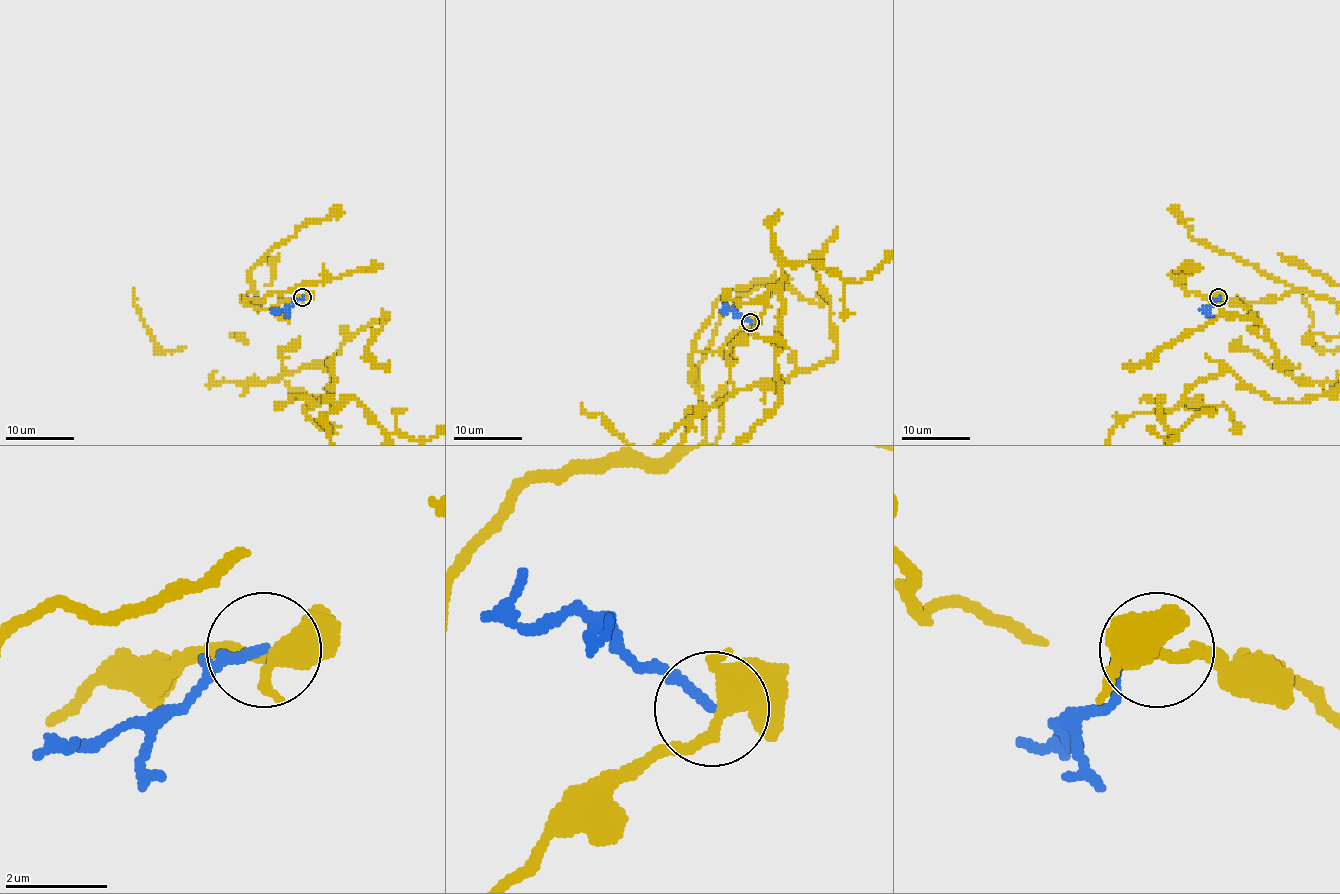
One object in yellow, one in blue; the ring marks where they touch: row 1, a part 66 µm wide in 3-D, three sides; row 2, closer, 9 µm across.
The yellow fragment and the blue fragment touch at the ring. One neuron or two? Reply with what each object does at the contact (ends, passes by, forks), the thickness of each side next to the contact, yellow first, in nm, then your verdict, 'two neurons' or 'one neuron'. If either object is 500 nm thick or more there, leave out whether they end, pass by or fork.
yellow forks there; blue ends there; 340 nm thick on the yellow side, 180 nm on the other; two neurons

